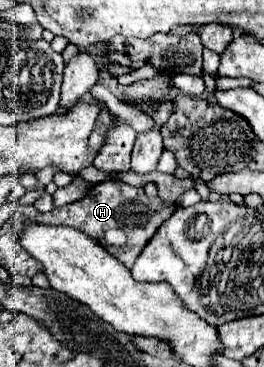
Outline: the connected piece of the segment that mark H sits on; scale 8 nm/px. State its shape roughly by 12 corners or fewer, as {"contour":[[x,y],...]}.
{"contour":[[124,181],[92,185],[84,199],[16,219],[70,225],[132,269],[176,211]]}

